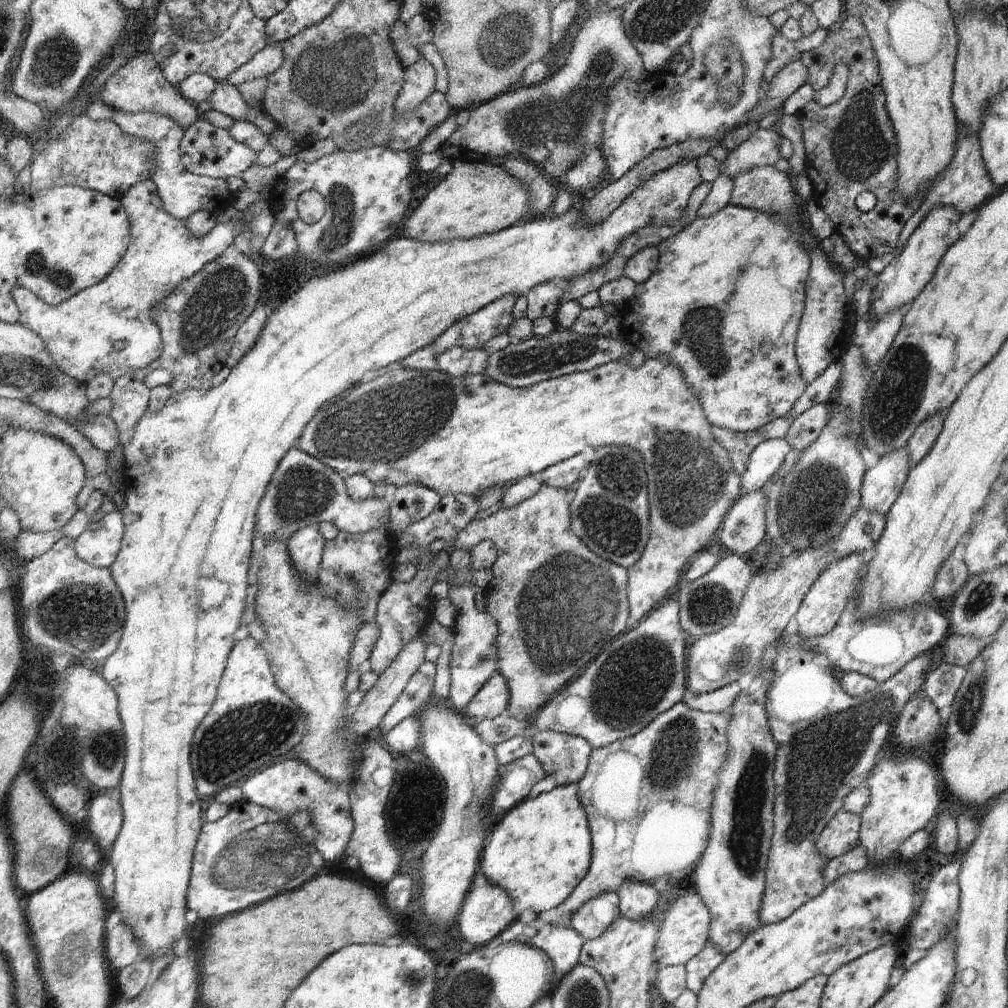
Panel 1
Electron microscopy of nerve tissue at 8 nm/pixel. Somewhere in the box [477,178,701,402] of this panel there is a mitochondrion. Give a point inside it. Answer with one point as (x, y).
(534, 360)

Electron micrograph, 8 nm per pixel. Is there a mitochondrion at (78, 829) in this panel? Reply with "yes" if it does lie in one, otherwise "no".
no

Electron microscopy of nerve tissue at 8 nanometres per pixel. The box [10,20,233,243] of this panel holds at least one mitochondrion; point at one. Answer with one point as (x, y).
(54, 58)

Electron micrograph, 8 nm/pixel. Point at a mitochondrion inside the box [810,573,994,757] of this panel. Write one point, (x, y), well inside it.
(971, 708)

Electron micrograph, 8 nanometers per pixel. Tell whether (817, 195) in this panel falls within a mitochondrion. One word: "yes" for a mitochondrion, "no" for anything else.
no

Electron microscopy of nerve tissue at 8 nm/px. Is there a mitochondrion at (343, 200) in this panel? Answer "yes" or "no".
yes

